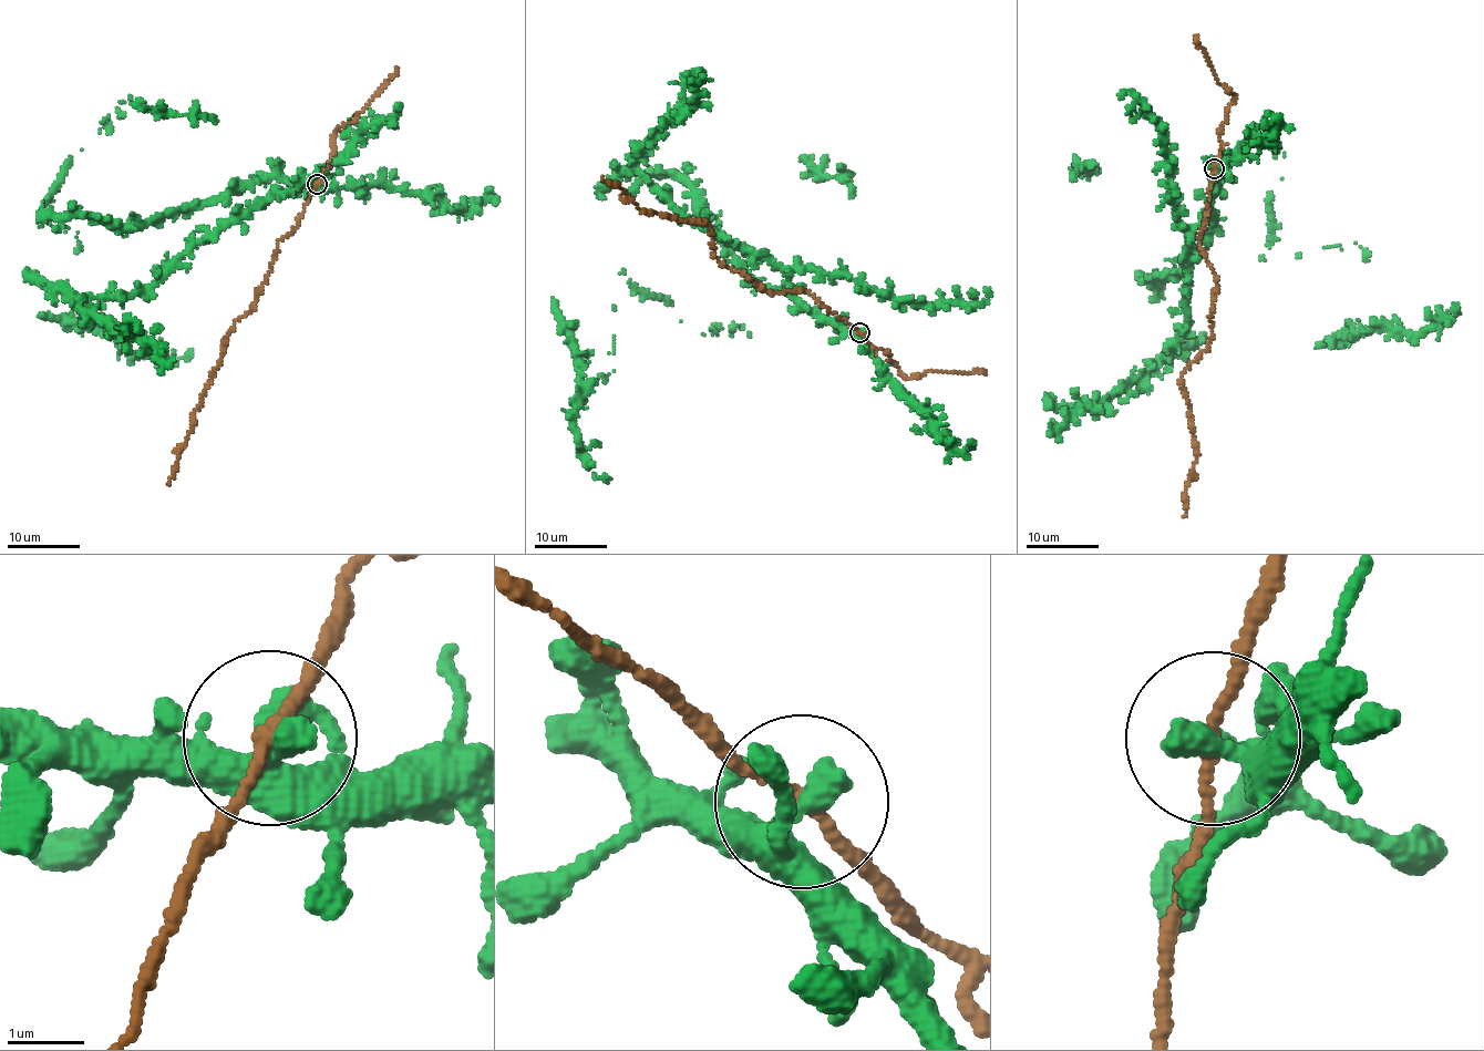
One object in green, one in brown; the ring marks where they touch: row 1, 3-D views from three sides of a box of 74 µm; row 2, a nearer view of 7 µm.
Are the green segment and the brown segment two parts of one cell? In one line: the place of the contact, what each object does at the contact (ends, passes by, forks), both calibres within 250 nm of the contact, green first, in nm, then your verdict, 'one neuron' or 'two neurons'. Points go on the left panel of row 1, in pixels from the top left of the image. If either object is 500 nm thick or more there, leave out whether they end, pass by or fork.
(317, 184) | green passes by | brown passes by | 340/140 nm | one neuron

